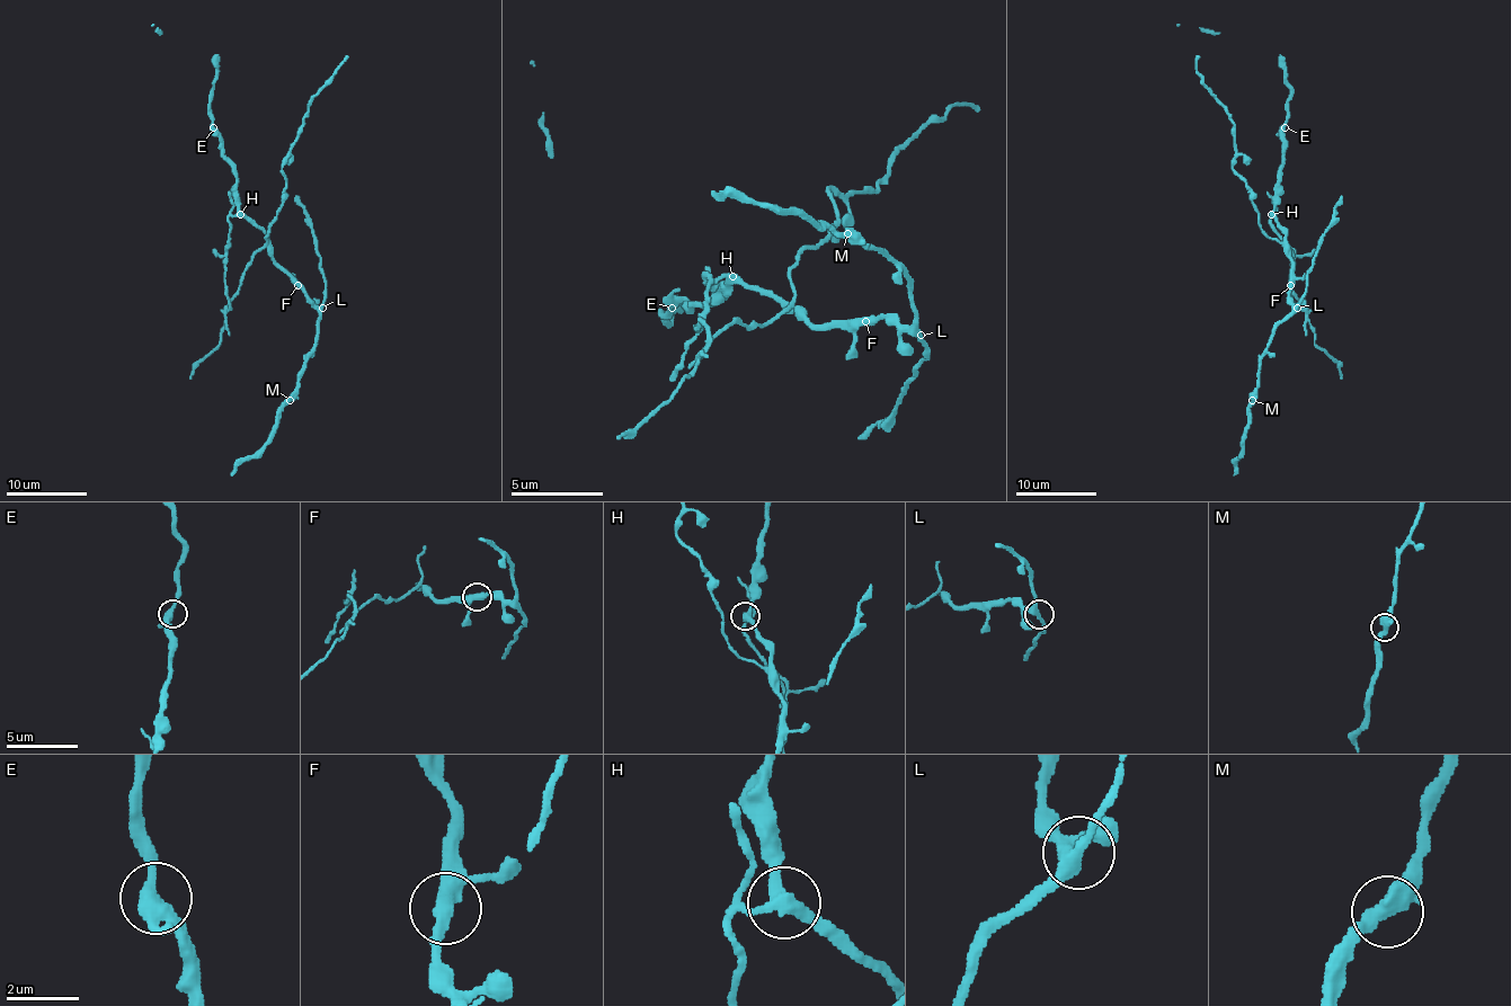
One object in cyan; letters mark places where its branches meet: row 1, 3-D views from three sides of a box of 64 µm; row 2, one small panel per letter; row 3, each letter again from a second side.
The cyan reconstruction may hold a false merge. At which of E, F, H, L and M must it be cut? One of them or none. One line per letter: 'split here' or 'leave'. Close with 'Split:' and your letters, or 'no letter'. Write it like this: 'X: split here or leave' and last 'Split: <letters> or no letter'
E: leave
F: leave
H: split here
L: leave
M: leave
Split: H

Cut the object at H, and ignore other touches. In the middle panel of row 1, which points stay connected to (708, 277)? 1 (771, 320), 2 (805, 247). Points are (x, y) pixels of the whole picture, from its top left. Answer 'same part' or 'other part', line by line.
1: same part
2: same part

